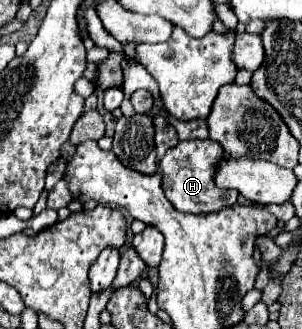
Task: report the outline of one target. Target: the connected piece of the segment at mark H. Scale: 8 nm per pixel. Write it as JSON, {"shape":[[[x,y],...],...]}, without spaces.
{"shape":[[[211,139],[179,141],[159,161],[159,171],[163,175],[163,189],[167,199],[179,211],[191,211],[191,213],[211,213],[235,205],[239,193],[215,185],[215,171],[219,163],[223,163],[223,159],[225,159],[223,147],[219,147],[219,143]]]}

